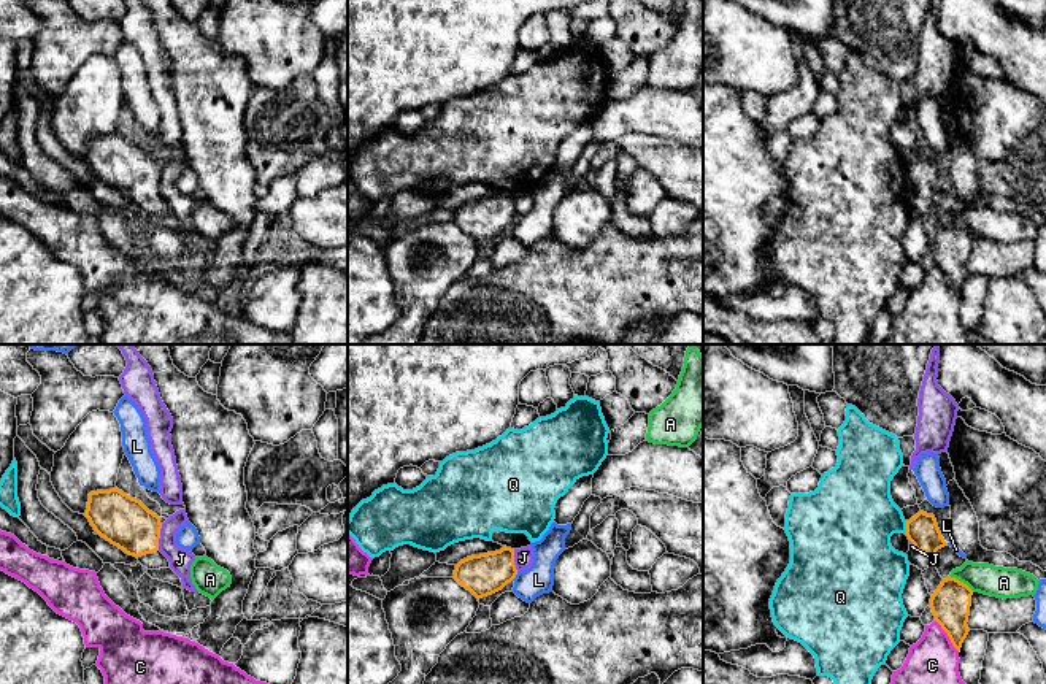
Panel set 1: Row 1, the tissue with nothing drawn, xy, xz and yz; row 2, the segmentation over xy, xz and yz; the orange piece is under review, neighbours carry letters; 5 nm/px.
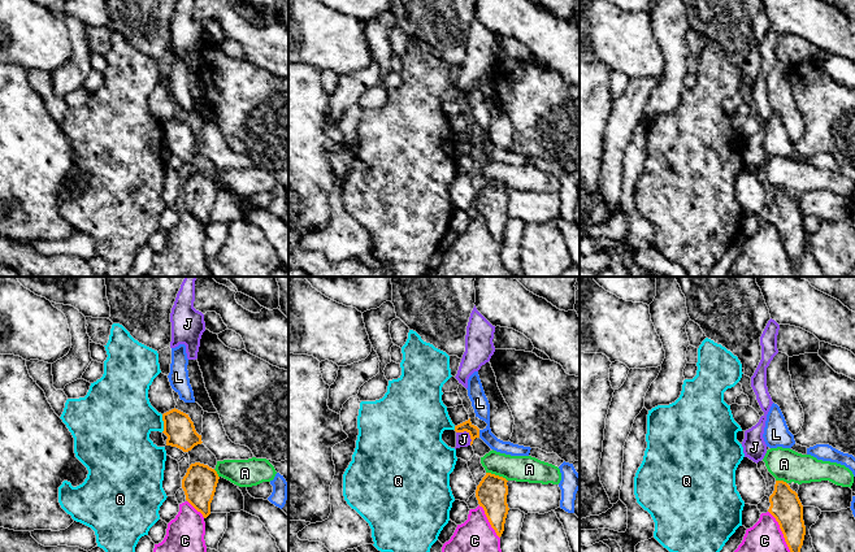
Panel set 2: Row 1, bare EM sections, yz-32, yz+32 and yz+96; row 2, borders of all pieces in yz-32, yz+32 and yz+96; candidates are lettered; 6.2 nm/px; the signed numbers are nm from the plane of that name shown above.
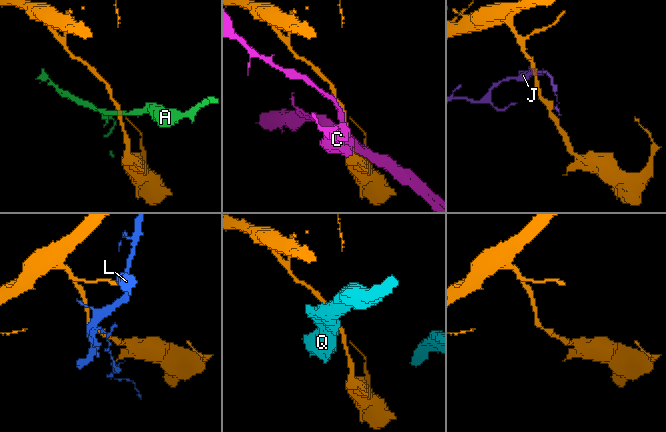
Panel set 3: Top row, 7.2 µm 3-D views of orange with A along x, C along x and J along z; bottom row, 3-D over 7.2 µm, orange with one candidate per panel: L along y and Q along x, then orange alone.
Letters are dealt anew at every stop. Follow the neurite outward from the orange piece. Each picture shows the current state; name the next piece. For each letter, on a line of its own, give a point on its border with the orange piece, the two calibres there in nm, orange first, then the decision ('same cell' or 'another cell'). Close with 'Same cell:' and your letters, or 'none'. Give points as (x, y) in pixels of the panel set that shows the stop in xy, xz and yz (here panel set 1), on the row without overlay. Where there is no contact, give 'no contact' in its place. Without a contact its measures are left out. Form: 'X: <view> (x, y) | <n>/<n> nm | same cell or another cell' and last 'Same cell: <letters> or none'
A: yz (962, 227) | 200/160 nm | another cell
C: yz (948, 280) | 200/300 nm | another cell
J: xy (159, 181) | 260/120 nm | another cell
L: xz (515, 221) | 220/150 nm | another cell
Q: yz (907, 172) | 160/380 nm | another cell
Same cell: none

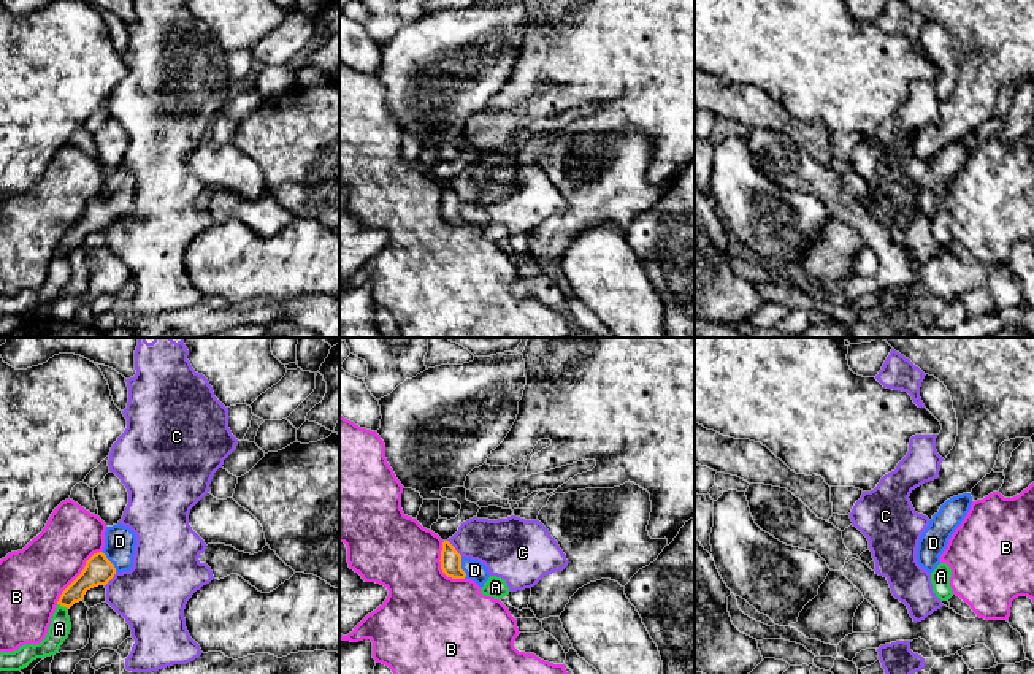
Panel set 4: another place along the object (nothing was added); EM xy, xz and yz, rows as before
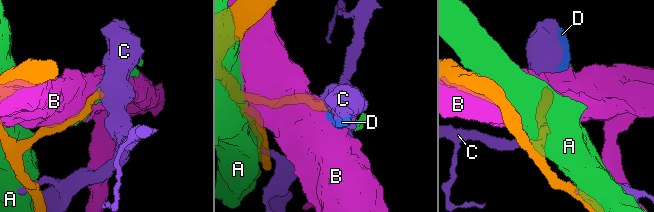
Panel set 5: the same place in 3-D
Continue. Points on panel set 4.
A: xy (62, 249) | 140/110 nm | another cell
B: xy (80, 219) | 150/320 nm | another cell
C: xz (454, 192) | 110/280 nm | another cell
D: xz (460, 213) | 110/100 nm | same cell
Same cell: D

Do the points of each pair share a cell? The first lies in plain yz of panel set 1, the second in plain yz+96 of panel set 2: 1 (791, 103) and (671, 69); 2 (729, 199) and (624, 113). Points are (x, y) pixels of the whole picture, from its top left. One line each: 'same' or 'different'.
1: different
2: different

